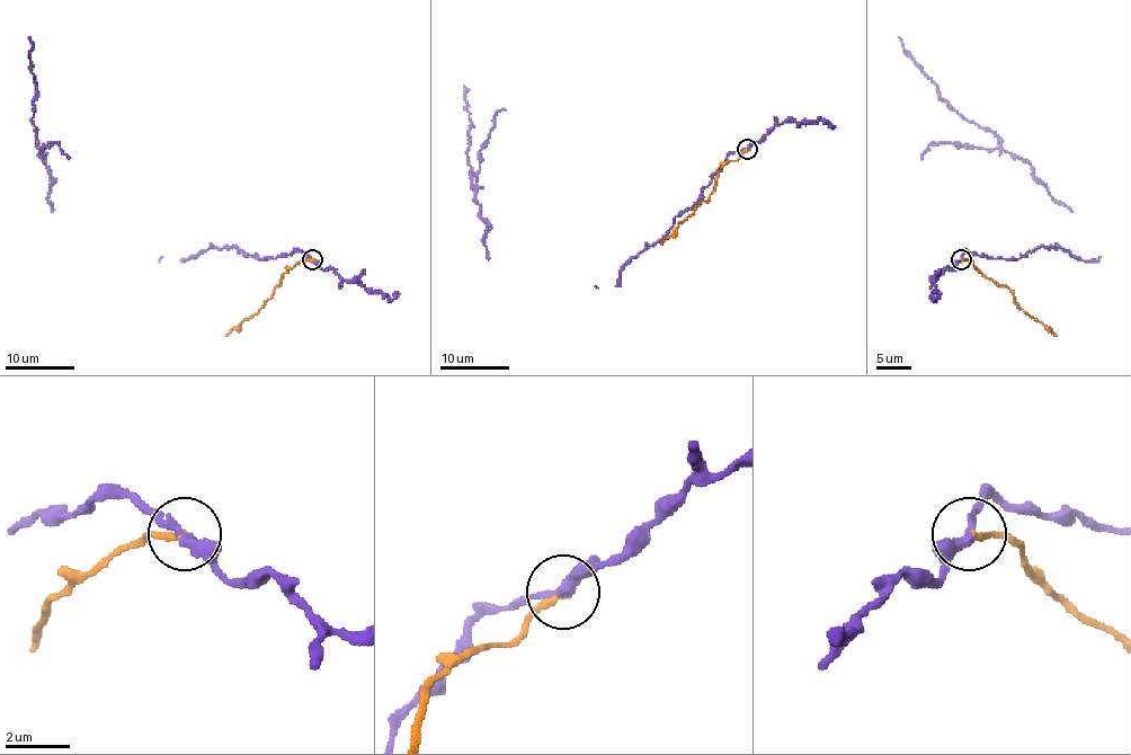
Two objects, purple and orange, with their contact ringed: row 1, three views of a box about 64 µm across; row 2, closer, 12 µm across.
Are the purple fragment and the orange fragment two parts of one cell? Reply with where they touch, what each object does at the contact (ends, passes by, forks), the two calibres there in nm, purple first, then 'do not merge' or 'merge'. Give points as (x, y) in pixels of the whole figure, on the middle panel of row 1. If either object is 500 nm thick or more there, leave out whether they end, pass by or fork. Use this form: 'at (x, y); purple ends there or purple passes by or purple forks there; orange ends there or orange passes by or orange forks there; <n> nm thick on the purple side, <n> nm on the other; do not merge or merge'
at (747, 149); purple passes by; orange ends there; 320 nm thick on the purple side, 200 nm on the other; do not merge

